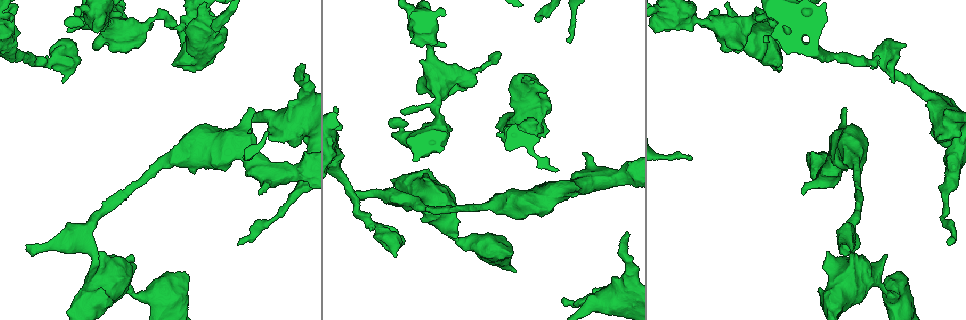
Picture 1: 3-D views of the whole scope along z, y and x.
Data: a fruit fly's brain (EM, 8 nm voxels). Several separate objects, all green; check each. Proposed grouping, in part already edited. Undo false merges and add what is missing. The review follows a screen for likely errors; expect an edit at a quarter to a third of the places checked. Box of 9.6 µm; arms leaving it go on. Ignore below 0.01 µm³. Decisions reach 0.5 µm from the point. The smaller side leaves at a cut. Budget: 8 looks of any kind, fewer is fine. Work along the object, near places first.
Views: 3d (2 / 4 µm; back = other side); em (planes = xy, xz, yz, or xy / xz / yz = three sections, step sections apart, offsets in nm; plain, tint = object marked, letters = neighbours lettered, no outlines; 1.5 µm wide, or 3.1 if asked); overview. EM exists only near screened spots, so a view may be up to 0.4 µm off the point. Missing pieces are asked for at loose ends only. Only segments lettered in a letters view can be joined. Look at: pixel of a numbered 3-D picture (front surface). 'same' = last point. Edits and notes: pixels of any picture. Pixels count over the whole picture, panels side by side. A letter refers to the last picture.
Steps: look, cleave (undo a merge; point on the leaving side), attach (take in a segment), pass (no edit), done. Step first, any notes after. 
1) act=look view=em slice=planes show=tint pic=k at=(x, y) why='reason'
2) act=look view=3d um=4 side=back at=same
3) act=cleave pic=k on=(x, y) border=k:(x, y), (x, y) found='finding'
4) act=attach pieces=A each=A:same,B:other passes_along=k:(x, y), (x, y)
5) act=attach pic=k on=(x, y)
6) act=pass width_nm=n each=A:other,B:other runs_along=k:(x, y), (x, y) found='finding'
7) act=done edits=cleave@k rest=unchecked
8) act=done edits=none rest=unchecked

act=look view=3d um=4 pic=1 at=(302, 66) why='an open end'

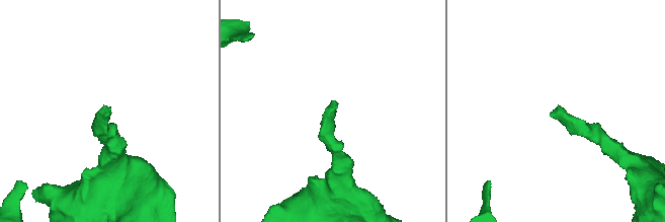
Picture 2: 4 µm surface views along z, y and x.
act=look view=em slice=xz step=4 show=letters pic=2 at=(552, 113) why='need the tissue'

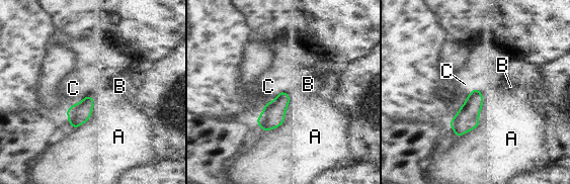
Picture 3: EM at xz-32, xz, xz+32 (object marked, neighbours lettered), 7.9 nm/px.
act=attach pieces=B longest_contact=A:440nm each=A:other,B:same,C:other found='it goes on there'

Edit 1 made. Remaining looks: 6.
act=look view=3d um=4 side=back pic=1 at=(737, 53) why='thick end'

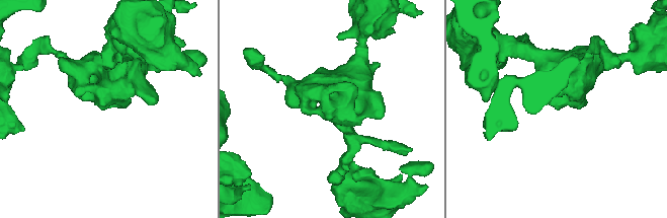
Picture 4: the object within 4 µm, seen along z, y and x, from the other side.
act=look view=em slice=planes show=letters pic=4 at=(558, 109) why='need the tissue'

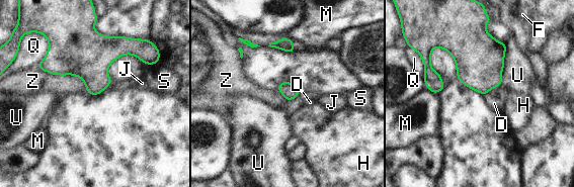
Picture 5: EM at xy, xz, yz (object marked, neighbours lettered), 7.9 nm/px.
act=pass longest_contact=Z:460nm each=D:other,F:other,H:other,J:other,M:other,Q:other,S:other,U:other,Z:other border=5:(488, 92), (483, 94) found='no lettered segment goes on from it'

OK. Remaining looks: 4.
act=look view=em slice=yz step=8 show=letters pic=1 at=(893, 81) why='an open end'

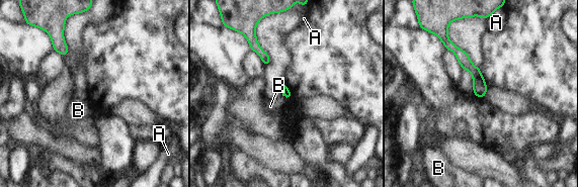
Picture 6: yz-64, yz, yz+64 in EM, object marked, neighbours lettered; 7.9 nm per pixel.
act=pass each=A:other,B:other found='no lettered segment goes on from it'

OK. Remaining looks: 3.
act=done edits=attach@3 rest=unchecked

